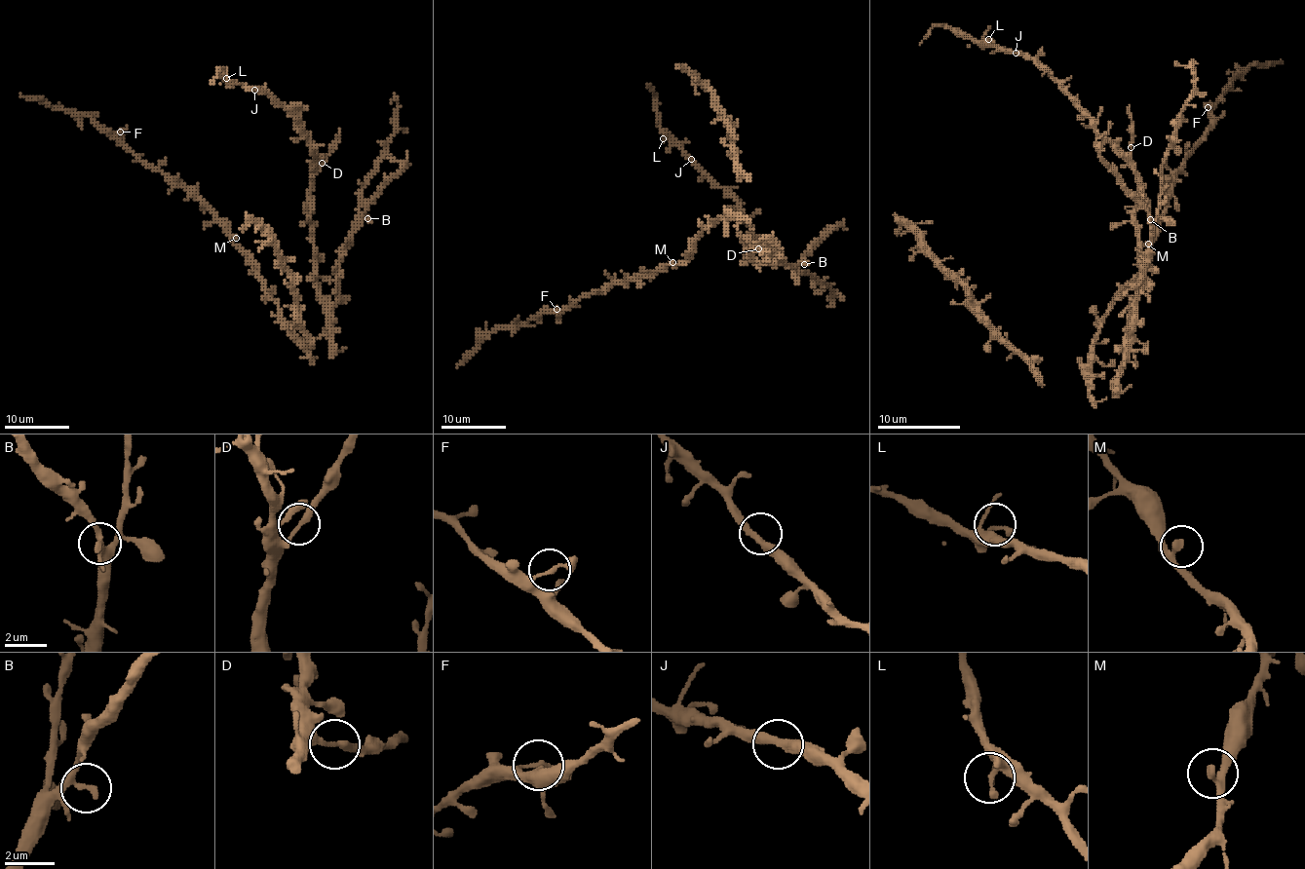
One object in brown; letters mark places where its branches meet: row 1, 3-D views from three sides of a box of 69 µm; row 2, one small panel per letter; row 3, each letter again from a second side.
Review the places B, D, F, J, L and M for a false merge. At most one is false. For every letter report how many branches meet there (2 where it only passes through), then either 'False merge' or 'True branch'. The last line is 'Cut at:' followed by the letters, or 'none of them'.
B: Branches: 2. True branch
D: Branches: 2. False merge
F: Branches: 2. True branch
J: Branches: 2. True branch
L: Branches: 2. True branch
M: Branches: 2. True branch
Cut at: D

